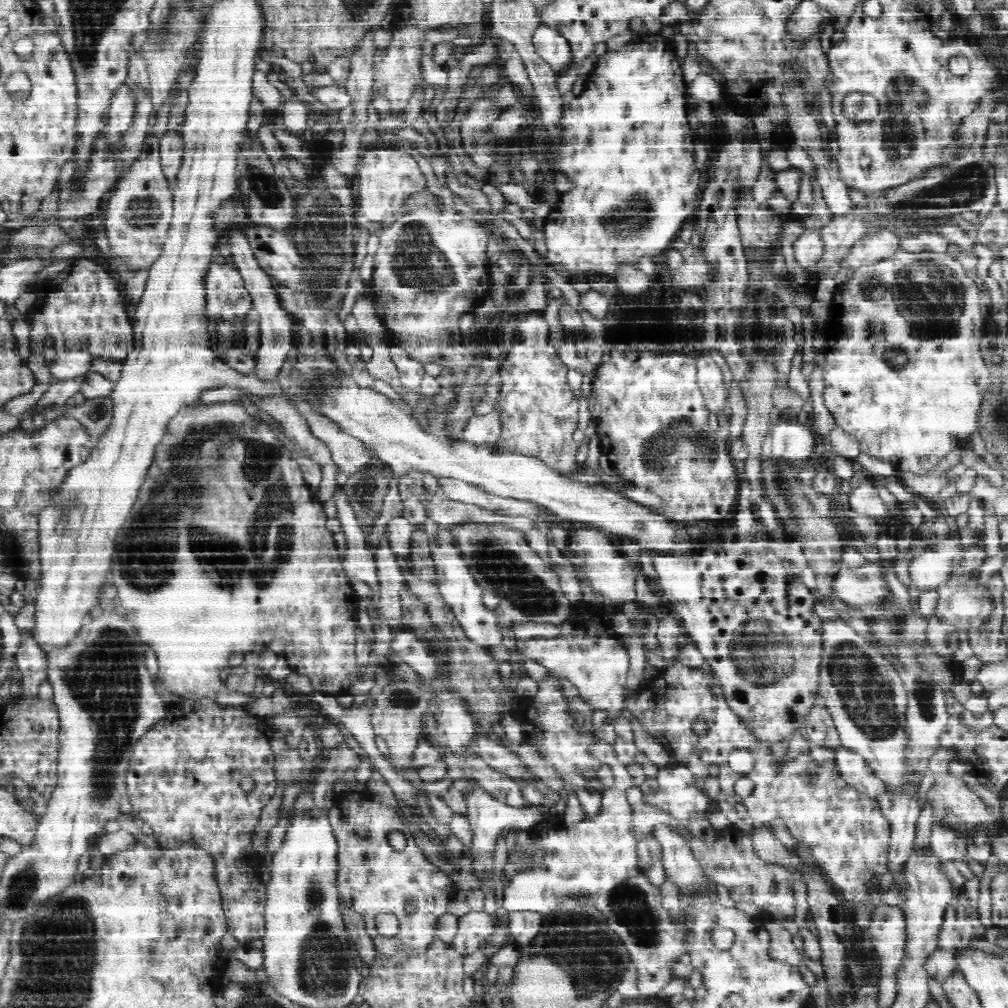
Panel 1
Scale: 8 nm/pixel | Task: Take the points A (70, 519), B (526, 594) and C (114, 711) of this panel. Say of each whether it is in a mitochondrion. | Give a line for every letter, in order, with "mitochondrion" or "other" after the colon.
A: mitochondrion
B: mitochondrion
C: mitochondrion

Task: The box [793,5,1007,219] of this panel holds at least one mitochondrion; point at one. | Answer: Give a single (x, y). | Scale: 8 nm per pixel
(905, 89)

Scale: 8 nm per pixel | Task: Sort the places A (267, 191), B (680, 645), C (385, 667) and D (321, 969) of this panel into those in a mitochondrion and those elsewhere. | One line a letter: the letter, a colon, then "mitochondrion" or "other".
A: mitochondrion
B: other
C: mitochondrion
D: mitochondrion

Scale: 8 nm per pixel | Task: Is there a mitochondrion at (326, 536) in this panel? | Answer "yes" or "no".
no

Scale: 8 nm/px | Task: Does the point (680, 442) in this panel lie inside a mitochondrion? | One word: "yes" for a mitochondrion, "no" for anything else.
yes

